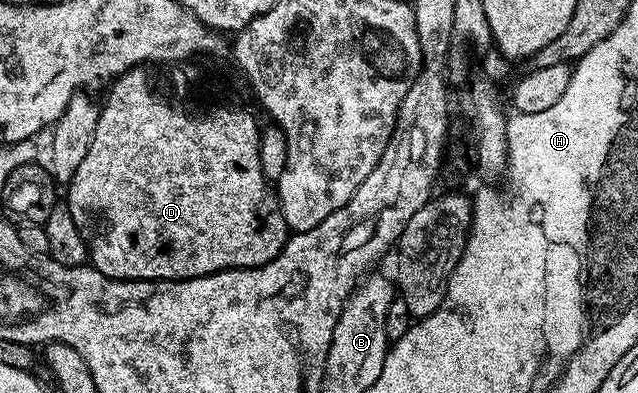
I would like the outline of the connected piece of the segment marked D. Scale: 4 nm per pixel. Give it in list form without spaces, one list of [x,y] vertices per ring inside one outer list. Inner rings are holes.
[[[138,69],[118,76],[109,87],[110,96],[106,99],[106,108],[104,105],[98,112],[98,124],[88,145],[88,155],[64,191],[65,206],[70,208],[72,221],[76,221],[76,229],[80,229],[84,237],[88,259],[94,268],[110,279],[195,279],[201,275],[214,275],[217,271],[263,267],[275,259],[284,249],[288,228],[275,188],[261,171],[261,161],[255,154],[255,131],[250,119],[244,114],[231,113],[228,109],[219,109],[219,113],[210,113],[204,119],[187,118],[182,111],[167,106],[153,96],[148,89],[148,81],[142,79]]]

